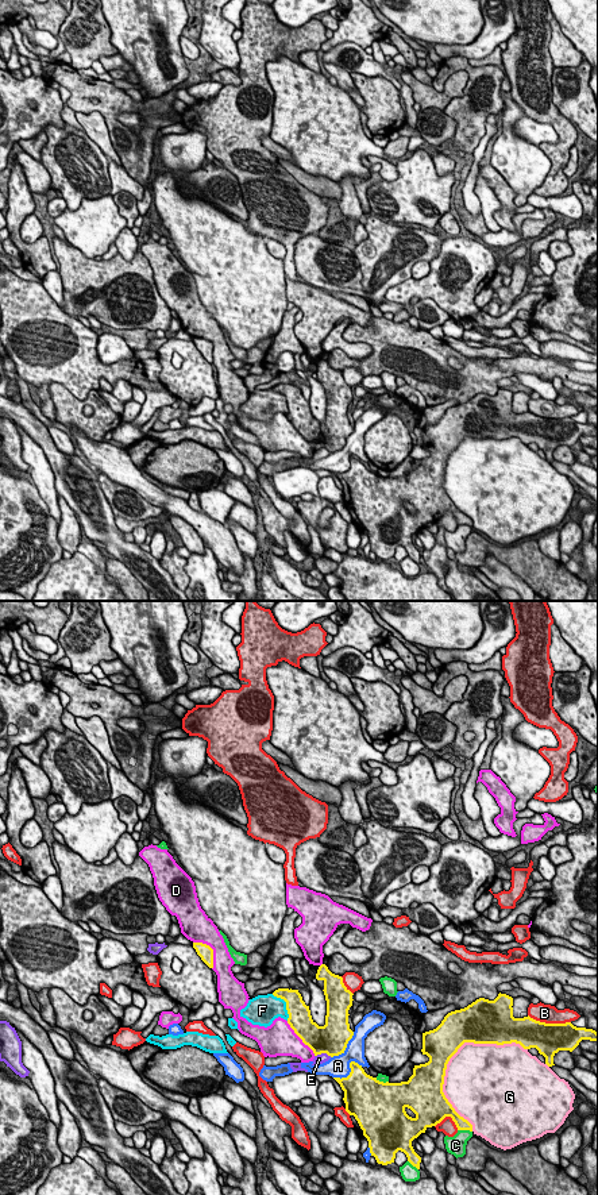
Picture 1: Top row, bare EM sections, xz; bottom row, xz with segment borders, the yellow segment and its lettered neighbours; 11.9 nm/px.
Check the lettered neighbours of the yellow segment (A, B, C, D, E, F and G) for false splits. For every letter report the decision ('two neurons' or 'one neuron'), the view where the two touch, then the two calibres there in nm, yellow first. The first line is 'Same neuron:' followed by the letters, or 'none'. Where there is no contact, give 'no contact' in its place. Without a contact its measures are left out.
Same neuron: none
A: two neurons; meets yellow in xz; 380 nm thick on the yellow side, 260 nm on the other
B: two neurons; meets yellow in xz; 380 nm thick on the yellow side, 220 nm on the other
C: two neurons; meets yellow in xz; 140 nm thick on the yellow side, 240 nm on the other
D: two neurons; meets yellow in xz; 180 nm thick on the yellow side, 300 nm on the other
E: two neurons; meets yellow in xz; 380 nm thick on the yellow side, 120 nm on the other
F: two neurons; meets yellow in xz; 280 nm thick on the yellow side, 320 nm on the other
G: two neurons; meets yellow in xz; 400 nm thick on the yellow side, 480 nm on the other

